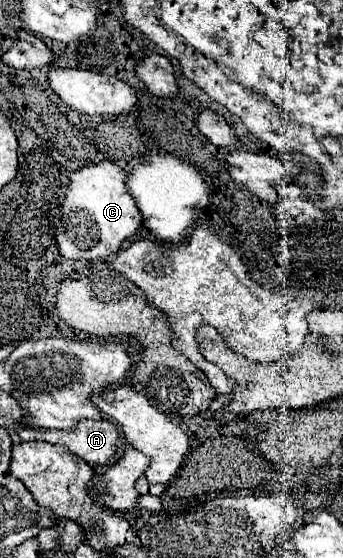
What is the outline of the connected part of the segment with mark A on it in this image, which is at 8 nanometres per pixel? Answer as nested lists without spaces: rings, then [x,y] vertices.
[[[80,420],[74,430],[22,428],[18,430],[18,438],[22,442],[44,440],[50,444],[66,446],[72,454],[80,456],[90,466],[112,462],[122,444],[116,424],[108,420]]]

